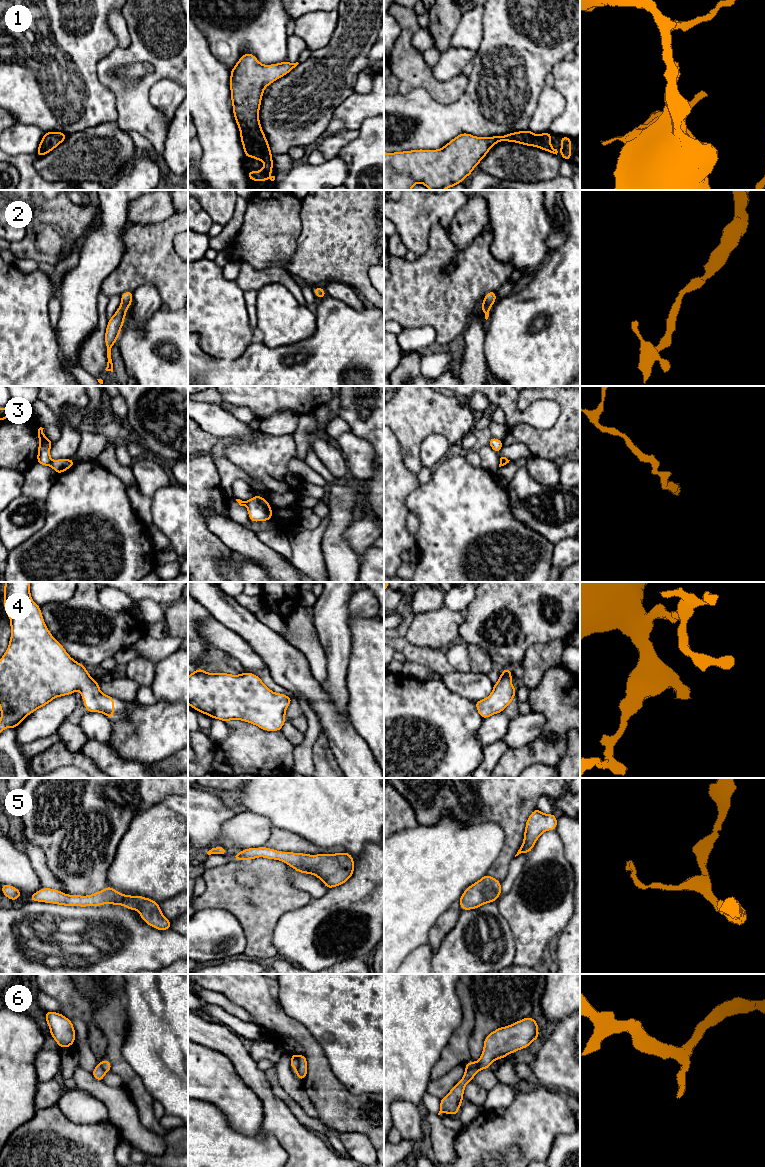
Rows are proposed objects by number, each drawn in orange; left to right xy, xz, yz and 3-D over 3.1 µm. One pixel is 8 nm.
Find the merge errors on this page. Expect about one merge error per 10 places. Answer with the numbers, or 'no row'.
3, 6

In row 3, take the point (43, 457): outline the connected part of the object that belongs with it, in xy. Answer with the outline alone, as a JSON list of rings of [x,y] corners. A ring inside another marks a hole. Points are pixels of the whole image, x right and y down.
[[[42,427],[38,429],[39,447],[37,462],[43,466],[50,466],[51,464],[50,448],[53,442],[45,436],[45,434],[43,433],[43,429],[44,428]]]

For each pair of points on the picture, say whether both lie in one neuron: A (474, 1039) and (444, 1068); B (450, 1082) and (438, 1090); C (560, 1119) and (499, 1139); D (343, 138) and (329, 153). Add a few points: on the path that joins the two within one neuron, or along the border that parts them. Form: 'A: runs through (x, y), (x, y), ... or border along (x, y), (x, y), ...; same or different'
A: border along (475, 1021), (469, 1037), (470, 1060); different
B: runs through (447, 1082), (441, 1087); same
C: runs through (545, 1119), (536, 1119), (524, 1131), (514, 1136); same
D: runs through (339, 142), (332, 149); same

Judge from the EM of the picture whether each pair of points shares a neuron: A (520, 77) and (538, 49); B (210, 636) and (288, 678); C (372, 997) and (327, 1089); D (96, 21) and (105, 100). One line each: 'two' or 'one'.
A: one
B: two
C: two
D: one

